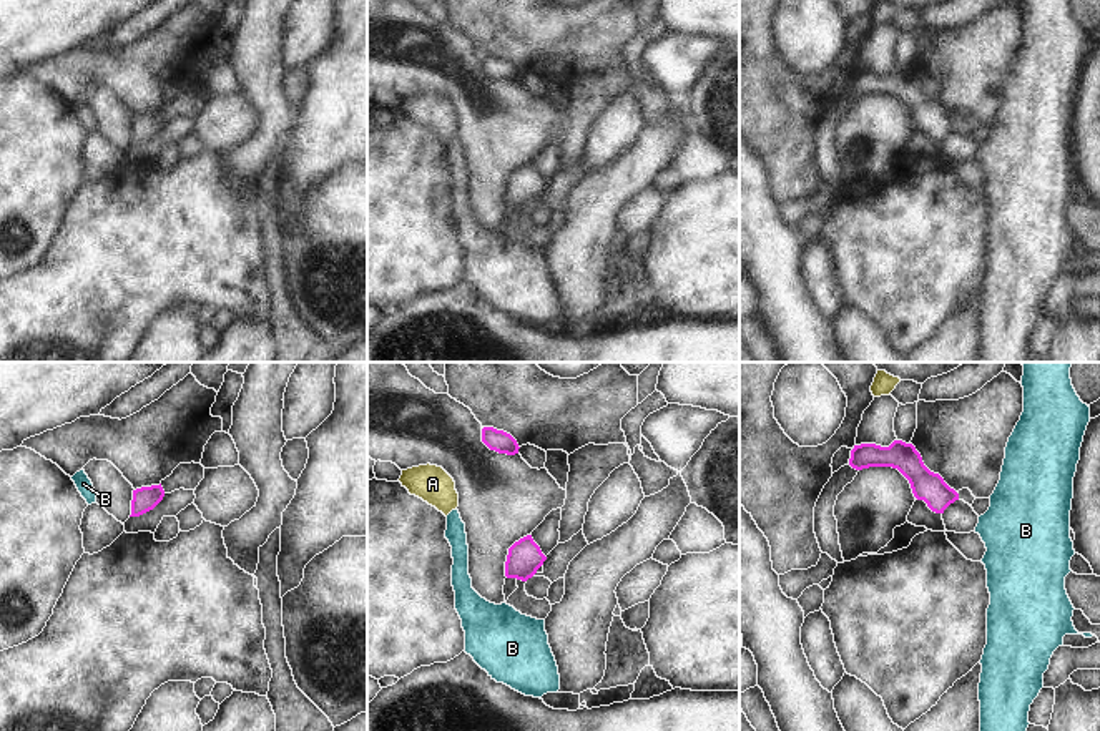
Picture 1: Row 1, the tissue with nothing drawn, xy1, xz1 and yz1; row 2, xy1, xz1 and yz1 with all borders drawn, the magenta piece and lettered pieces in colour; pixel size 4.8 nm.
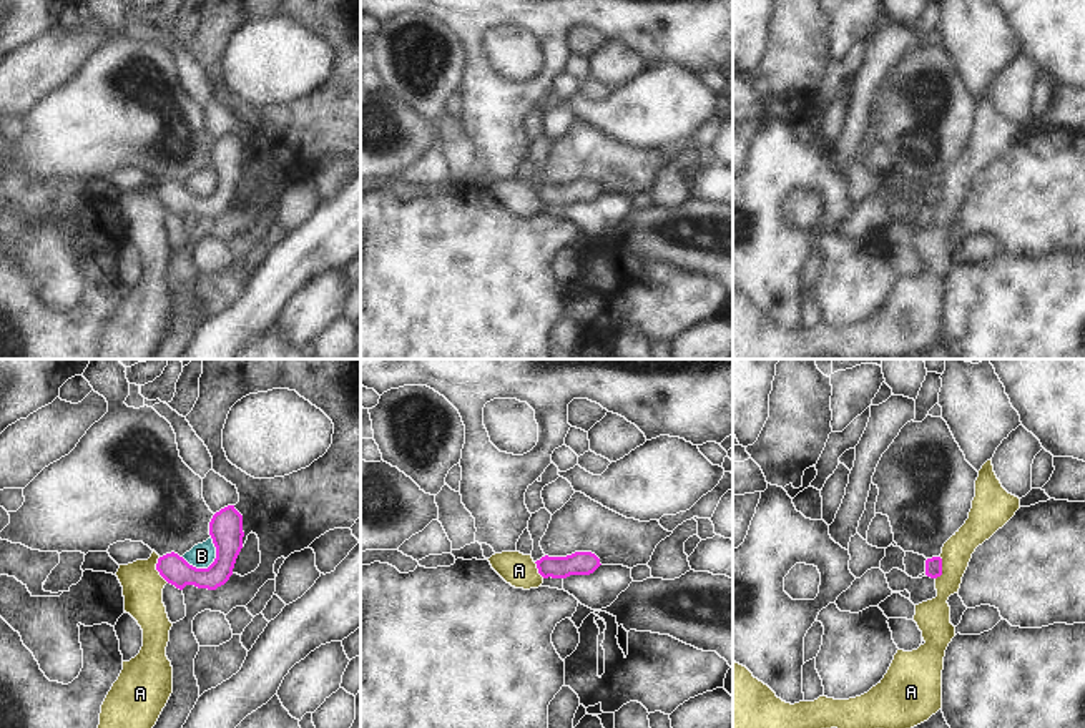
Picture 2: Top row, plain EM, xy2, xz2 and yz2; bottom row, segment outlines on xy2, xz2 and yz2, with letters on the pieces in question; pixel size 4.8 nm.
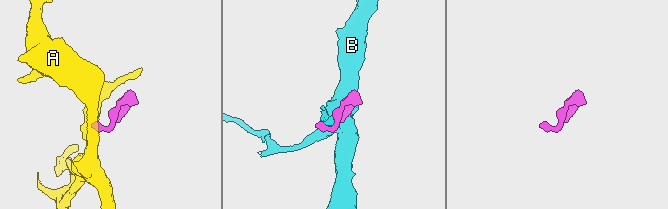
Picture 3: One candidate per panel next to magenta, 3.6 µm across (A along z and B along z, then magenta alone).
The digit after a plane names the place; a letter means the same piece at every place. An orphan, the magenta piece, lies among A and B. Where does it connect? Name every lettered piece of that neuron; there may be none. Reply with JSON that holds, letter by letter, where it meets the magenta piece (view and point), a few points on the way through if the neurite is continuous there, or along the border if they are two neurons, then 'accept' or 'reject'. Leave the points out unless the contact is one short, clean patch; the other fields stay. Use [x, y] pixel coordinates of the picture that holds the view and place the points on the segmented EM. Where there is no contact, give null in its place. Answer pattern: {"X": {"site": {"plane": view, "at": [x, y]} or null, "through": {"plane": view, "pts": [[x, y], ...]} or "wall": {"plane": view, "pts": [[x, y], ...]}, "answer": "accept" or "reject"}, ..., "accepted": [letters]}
{"A": {"site": {"plane": "xy2", "at": [158, 570]}, "wall": {"plane": "xy2", "pts": [[158, 557], [157, 569], [168, 582]]}, "answer": "reject"}, "B": {"site": {"plane": "xy2", "at": [210, 565]}, "wall": {"plane": "xy2", "pts": [[213, 539], [215, 559], [206, 567], [193, 567], [181, 557]]}, "answer": "reject"}, "accepted": []}

